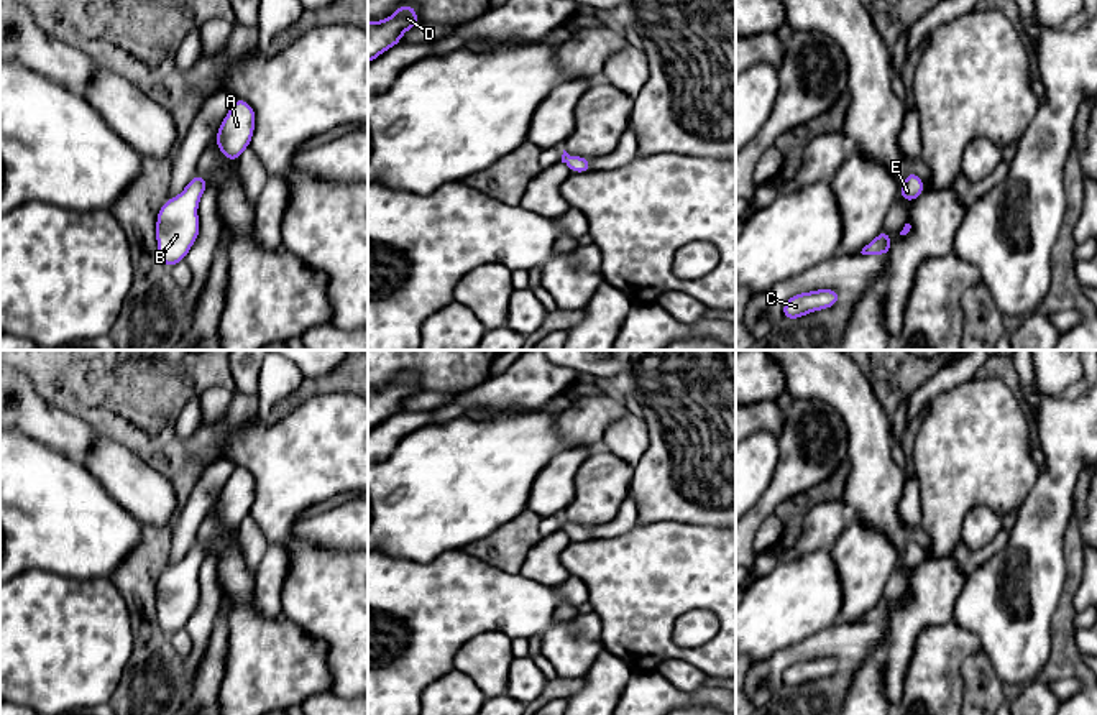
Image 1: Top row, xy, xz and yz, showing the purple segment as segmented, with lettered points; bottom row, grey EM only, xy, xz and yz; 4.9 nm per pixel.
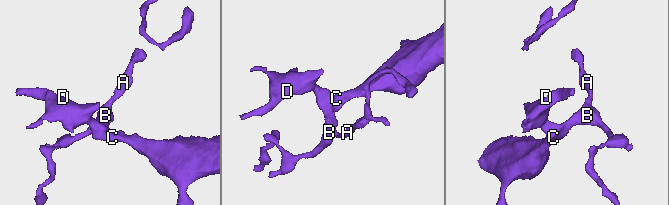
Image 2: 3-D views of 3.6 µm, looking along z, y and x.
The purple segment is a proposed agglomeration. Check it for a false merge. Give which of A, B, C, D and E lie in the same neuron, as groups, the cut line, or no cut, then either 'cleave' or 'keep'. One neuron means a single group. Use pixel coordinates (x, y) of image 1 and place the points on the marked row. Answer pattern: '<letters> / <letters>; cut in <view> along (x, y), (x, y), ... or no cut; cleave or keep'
A B C D E; no cut; keep

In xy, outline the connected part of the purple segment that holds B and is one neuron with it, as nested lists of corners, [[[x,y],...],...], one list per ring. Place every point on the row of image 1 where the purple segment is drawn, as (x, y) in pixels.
[[[197,173],[184,191],[168,199],[158,212],[158,255],[168,268],[184,261],[199,237],[200,224],[197,207],[207,187],[207,181]]]

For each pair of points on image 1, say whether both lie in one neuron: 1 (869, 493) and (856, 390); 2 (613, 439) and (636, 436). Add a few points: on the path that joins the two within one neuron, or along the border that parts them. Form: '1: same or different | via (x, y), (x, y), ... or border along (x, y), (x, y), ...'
1: same | via (869, 467), (869, 426), (864, 416)
2: same | via (618, 439), (631, 436)

